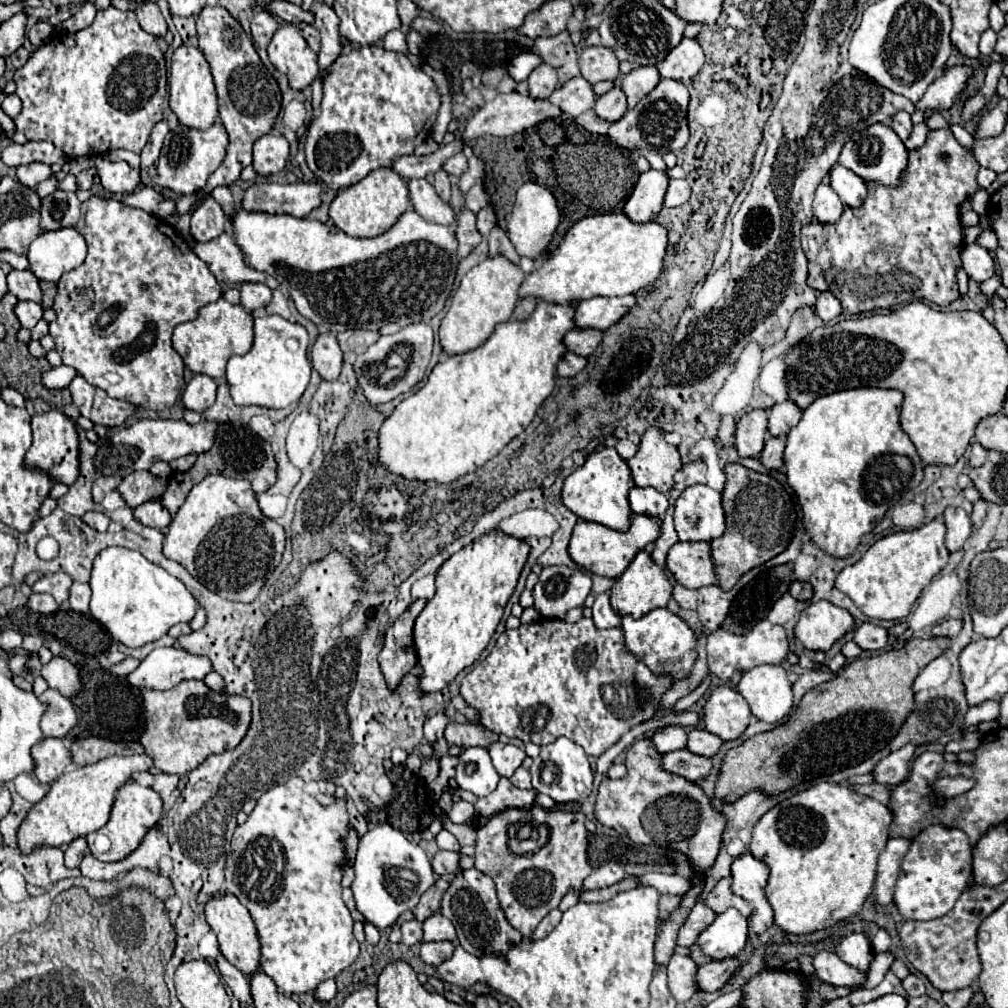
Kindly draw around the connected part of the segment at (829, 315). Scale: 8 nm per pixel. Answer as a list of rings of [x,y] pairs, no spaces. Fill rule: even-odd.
[[[819,293],[817,303],[815,303],[815,311],[825,323],[829,323],[841,315],[841,303],[831,293]]]

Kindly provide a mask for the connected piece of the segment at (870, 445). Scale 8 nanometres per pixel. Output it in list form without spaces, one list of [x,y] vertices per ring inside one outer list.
[[[855,387],[817,397],[805,411],[801,421],[787,433],[785,469],[787,481],[795,489],[803,507],[803,525],[813,535],[813,543],[833,557],[851,555],[861,537],[873,531],[885,511],[897,505],[909,491],[923,481],[923,461],[907,433],[901,429],[899,413],[903,393],[897,389]]]

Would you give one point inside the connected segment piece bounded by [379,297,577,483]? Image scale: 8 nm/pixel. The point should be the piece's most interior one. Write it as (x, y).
(473, 404)

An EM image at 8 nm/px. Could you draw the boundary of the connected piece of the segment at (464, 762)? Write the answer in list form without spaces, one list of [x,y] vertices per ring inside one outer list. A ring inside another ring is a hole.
[[[469,747],[459,755],[455,781],[461,789],[471,791],[477,797],[489,795],[499,781],[497,771],[491,765],[489,751],[483,747]]]

